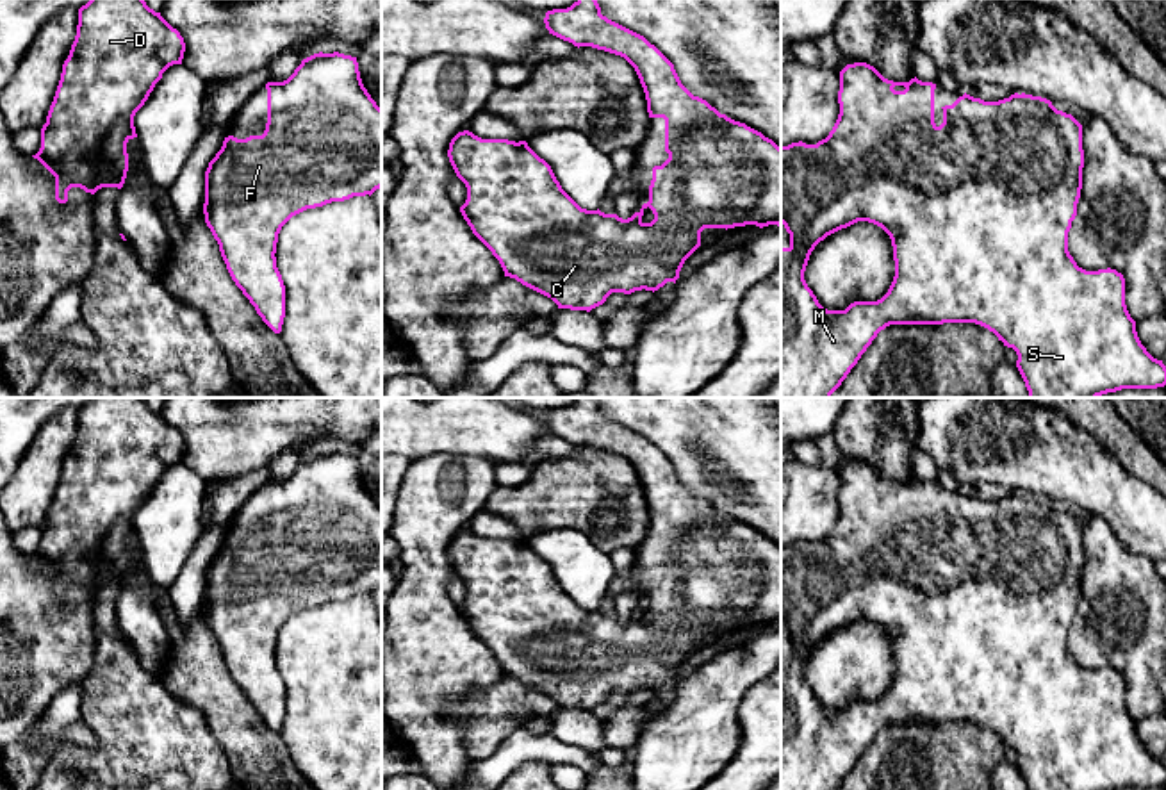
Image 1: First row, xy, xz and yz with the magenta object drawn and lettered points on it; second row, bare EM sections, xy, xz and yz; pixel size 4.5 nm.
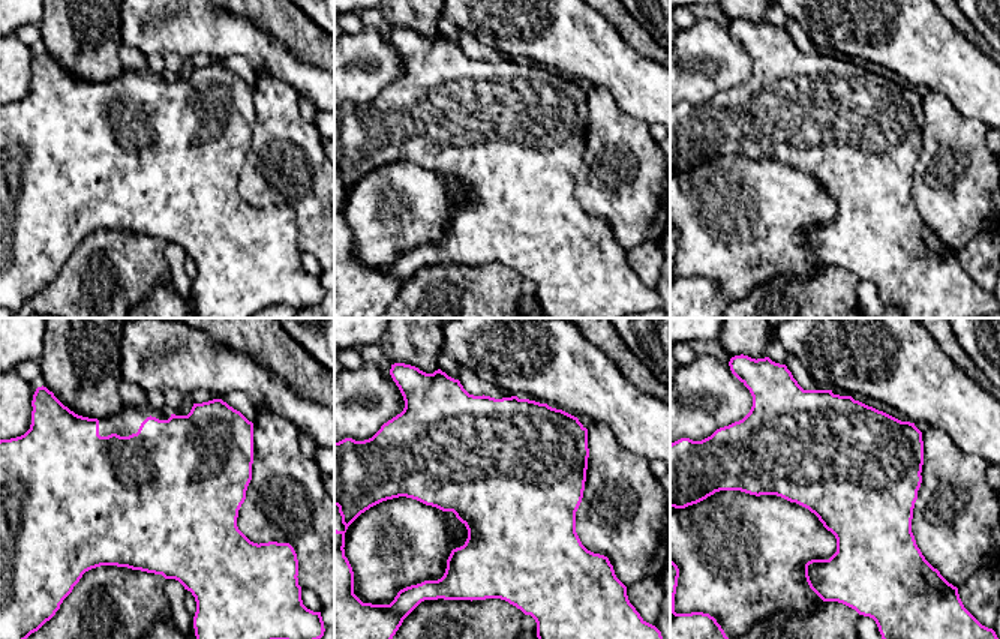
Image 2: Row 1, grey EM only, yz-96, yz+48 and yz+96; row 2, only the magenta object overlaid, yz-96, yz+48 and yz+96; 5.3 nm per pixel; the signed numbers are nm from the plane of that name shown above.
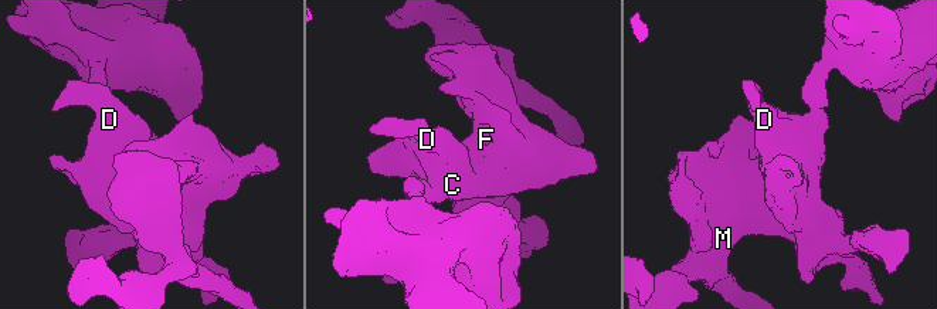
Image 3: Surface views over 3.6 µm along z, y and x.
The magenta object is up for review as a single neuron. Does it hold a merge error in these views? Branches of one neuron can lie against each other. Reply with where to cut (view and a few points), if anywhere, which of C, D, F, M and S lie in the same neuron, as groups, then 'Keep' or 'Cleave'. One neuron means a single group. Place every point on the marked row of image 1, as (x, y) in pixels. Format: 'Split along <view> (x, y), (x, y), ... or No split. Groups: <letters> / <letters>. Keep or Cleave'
No split. Groups: C D F M S. Keep

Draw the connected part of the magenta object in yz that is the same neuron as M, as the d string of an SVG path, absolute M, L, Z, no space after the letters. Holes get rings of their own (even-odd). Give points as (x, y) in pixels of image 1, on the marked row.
M866 62L847 64L840 71L838 103L840 114L829 136L817 144L802 141L781 146L781 223L790 234L790 246L783 246L781 234L781 398L831 398L850 369L872 344L881 330L890 325L943 325L975 323L993 332L1004 346L1018 355L1016 367L1025 382L1029 398L1098 398L1121 389L1157 389L1166 385L1166 366L1154 358L1141 344L1136 321L1125 305L1125 278L1116 269L1086 271L1077 266L1068 251L1068 232L1077 216L1077 203L1082 189L1082 125L1050 100L1032 95L1011 95L998 102L984 102L970 95L959 96L943 109L943 123L934 123L936 84L922 82L916 77L909 82L884 78ZM858 221L881 226L891 239L895 276L888 292L877 301L854 301L845 310L824 309L804 280L804 271L815 246L827 235Z

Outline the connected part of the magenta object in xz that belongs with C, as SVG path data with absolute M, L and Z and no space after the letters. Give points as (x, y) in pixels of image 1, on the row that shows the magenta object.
M578 0L544 18L549 34L624 57L636 71L649 118L665 119L669 159L653 168L649 202L631 218L581 209L560 185L551 166L526 141L481 139L458 132L448 150L467 187L460 212L472 234L499 260L505 276L551 298L558 309L587 310L612 292L658 291L679 278L685 260L701 246L704 228L781 226L781 148L761 132L720 114L694 96L674 64L644 36L601 14L597 0Z

